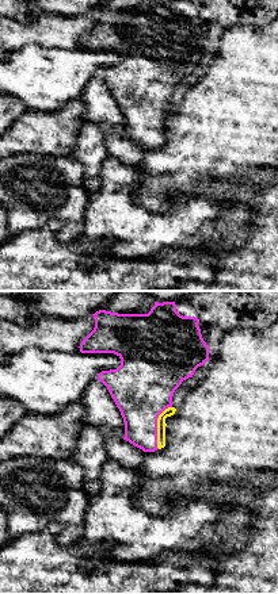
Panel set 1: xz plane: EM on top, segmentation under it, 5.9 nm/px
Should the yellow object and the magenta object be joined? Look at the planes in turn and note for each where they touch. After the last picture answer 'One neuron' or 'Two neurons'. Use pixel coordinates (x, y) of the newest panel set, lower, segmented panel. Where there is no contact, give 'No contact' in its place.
Touches yellow at (157, 426)

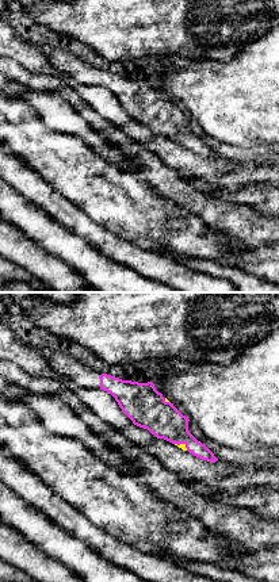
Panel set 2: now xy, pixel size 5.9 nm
Touches yellow at (182, 444)

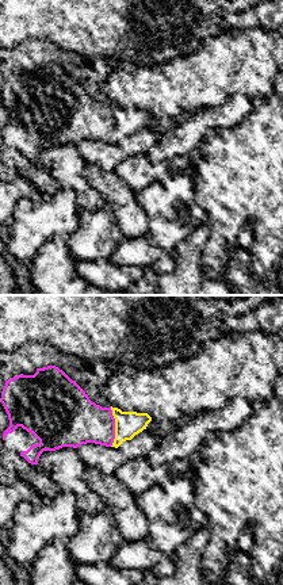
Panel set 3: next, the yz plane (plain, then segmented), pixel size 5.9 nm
Touches yellow at (115, 427)

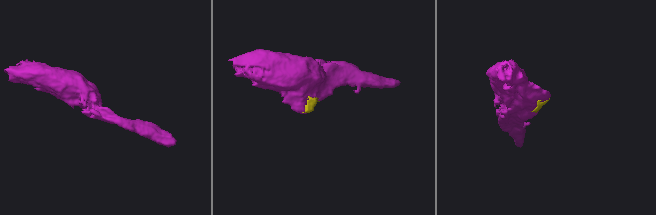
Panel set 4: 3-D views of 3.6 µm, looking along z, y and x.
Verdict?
One neuron

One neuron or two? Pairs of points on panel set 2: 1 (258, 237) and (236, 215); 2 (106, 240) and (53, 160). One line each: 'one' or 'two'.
1: one
2: two

